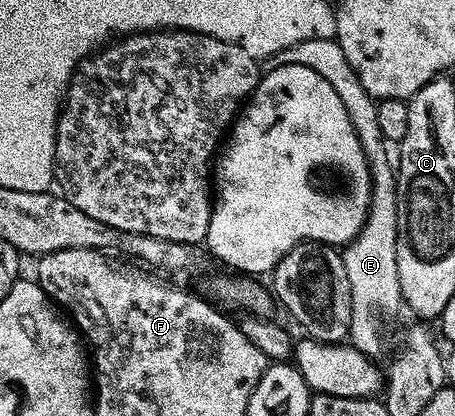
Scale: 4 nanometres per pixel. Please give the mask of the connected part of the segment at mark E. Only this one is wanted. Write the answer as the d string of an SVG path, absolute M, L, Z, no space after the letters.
M336 38L303 40L264 59L263 66L266 71L280 66L302 66L311 68L311 72L319 72L319 76L323 76L323 80L339 92L339 100L343 100L343 108L347 108L347 116L369 161L371 205L363 228L341 250L341 259L347 268L347 280L351 284L353 297L348 341L369 359L376 359L381 350L381 314L393 314L403 306L397 271L397 207L394 205L397 179L394 167L389 167L389 154L385 151L387 143L379 132L377 102L366 92L363 84L359 84L359 76L355 76L351 64L347 64L347 56L343 56L343 48Z

